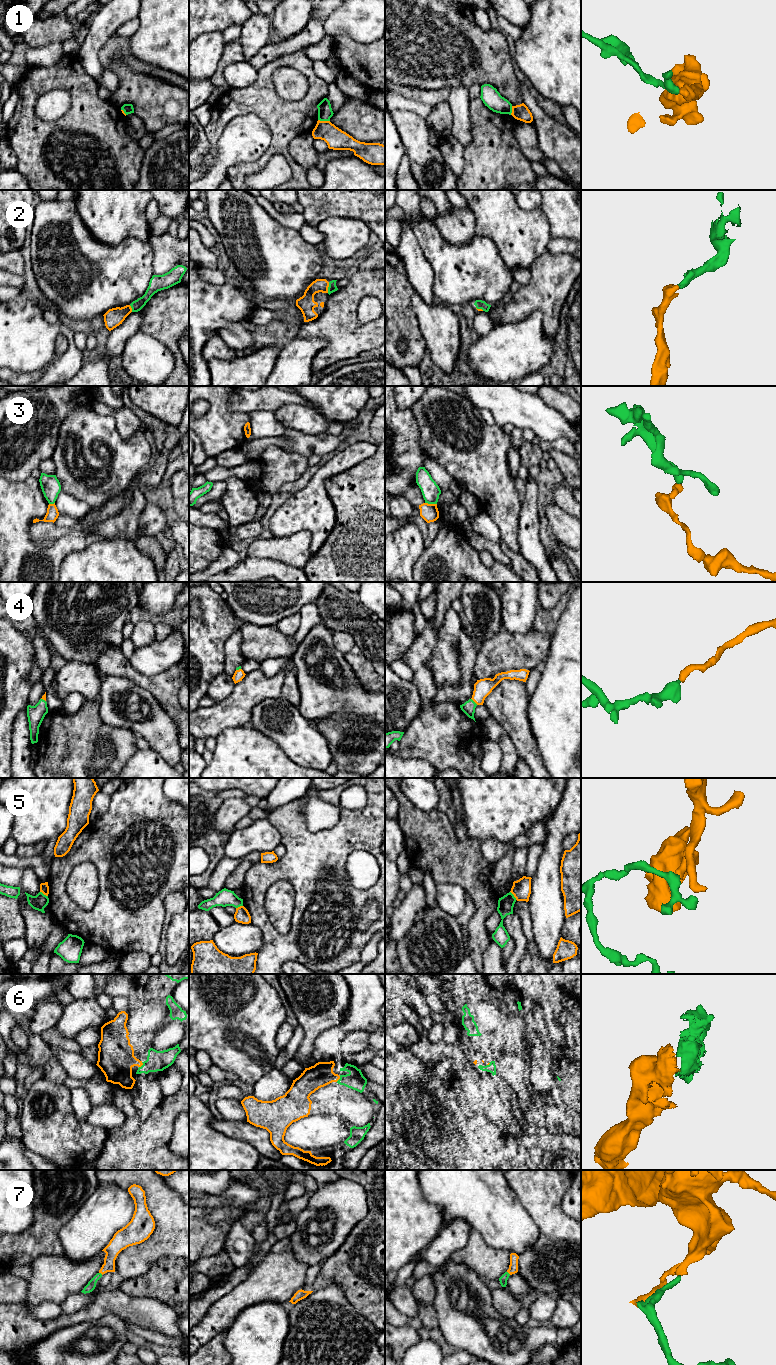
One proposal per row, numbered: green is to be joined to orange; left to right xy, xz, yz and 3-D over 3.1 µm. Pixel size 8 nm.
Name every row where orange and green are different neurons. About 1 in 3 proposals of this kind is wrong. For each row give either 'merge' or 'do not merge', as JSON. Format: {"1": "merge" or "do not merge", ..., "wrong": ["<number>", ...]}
{"1": "do not merge", "2": "merge", "3": "do not merge", "4": "merge", "5": "do not merge", "6": "merge", "7": "merge", "wrong": ["1", "3", "5"]}

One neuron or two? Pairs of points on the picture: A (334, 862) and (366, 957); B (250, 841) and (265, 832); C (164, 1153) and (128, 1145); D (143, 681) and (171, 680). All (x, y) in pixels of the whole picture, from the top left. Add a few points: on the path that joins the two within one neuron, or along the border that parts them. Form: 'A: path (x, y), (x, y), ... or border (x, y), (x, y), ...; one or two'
A: border (374, 933), (362, 950), (360, 960); two
B: path (254, 838), (261, 836); one
C: border (166, 1145), (156, 1148), (151, 1152); two
D: path (150, 681), (164, 681); one

